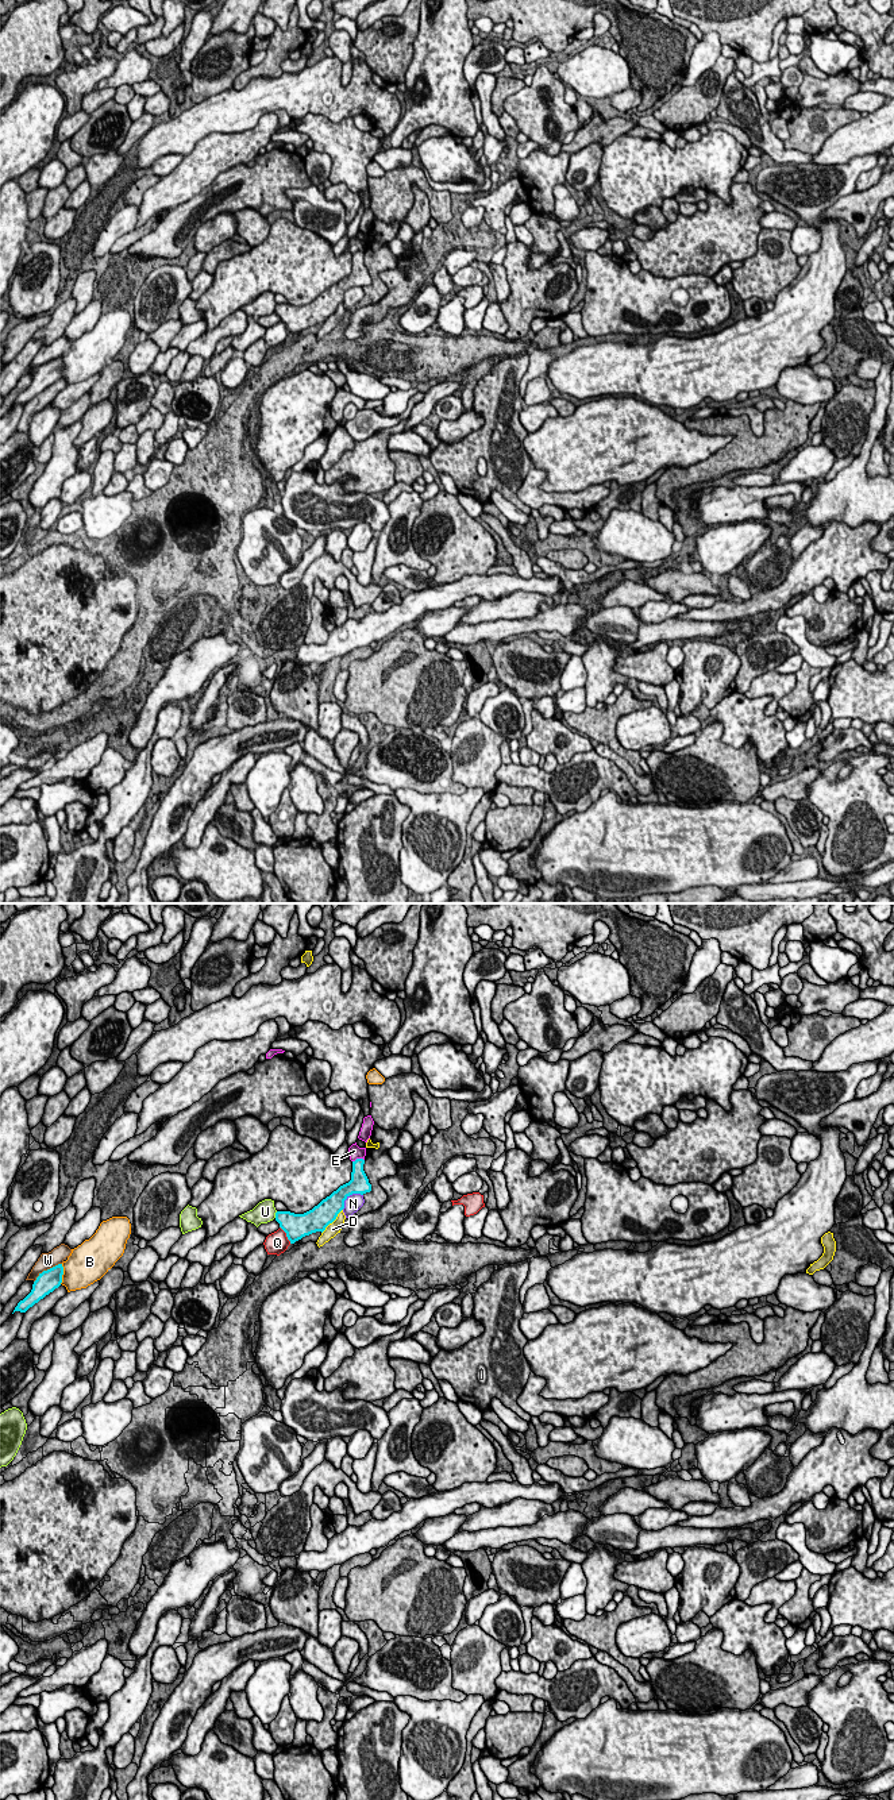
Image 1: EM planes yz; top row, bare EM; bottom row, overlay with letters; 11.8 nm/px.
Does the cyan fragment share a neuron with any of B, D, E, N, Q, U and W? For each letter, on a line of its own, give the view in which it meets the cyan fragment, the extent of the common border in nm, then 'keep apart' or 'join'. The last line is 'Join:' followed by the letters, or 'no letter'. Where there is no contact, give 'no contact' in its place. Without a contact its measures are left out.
B: yz | 240 nm | keep apart
D: yz | 400 nm | keep apart
E: yz | 150 nm | keep apart
N: yz | 320 nm | keep apart
Q: yz | 240 nm | keep apart
U: yz | 90 nm | keep apart
W: yz | 400 nm | keep apart
Join: no letter

